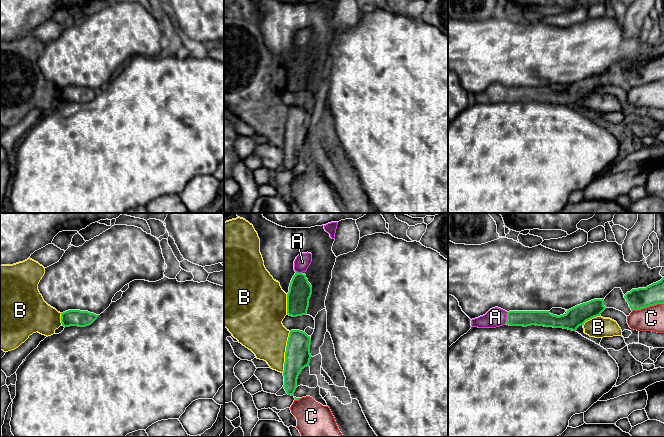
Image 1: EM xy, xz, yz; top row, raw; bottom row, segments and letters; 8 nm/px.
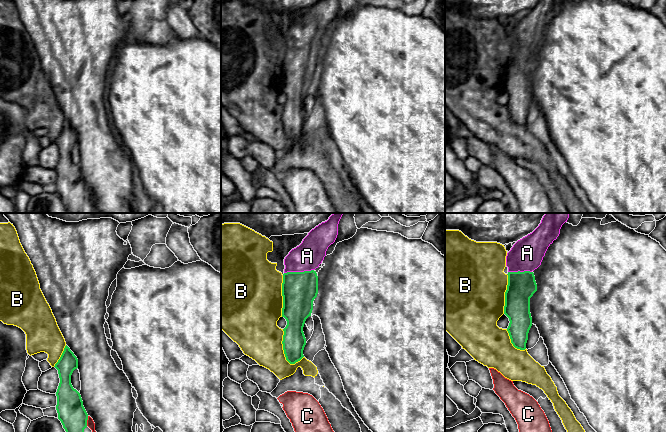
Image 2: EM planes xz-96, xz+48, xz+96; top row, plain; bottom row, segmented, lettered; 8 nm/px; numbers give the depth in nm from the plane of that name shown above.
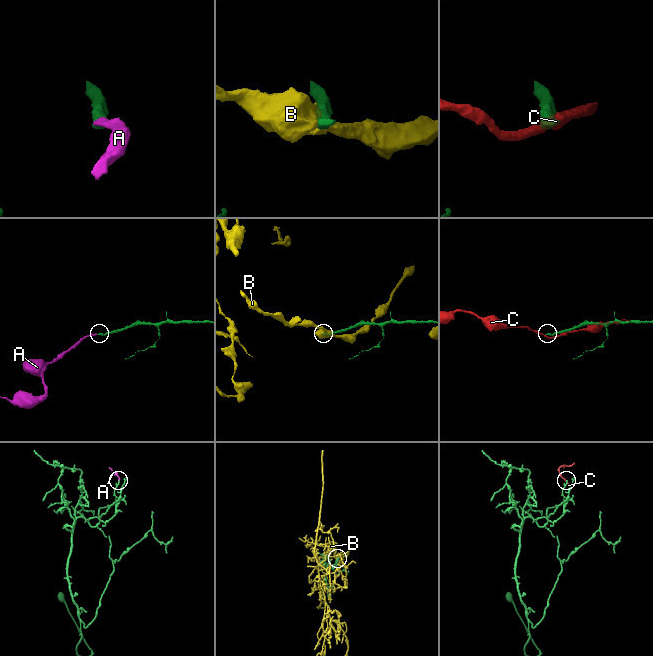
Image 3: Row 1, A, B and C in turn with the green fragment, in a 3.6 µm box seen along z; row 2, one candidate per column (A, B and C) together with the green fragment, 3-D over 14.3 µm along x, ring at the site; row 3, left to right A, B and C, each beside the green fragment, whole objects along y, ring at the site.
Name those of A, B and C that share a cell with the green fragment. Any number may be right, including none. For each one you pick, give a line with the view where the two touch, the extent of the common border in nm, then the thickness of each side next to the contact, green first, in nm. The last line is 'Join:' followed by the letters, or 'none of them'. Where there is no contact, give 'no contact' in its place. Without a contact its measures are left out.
A: yz | 100 nm | 130/160 nm
Join: A

